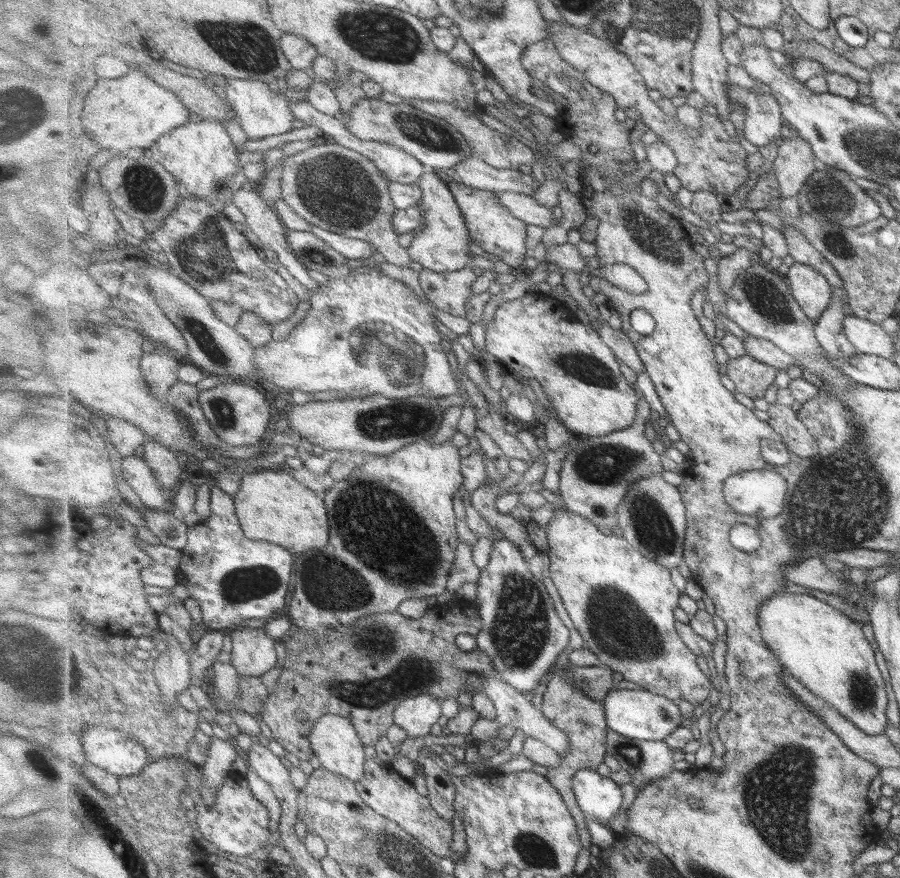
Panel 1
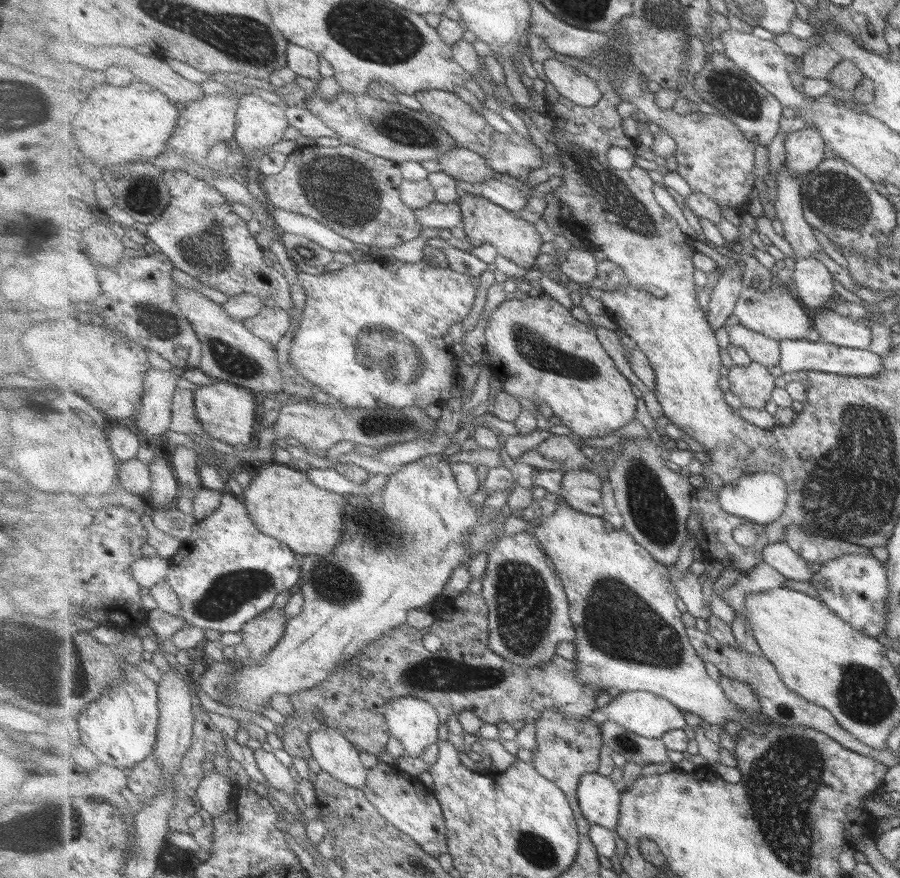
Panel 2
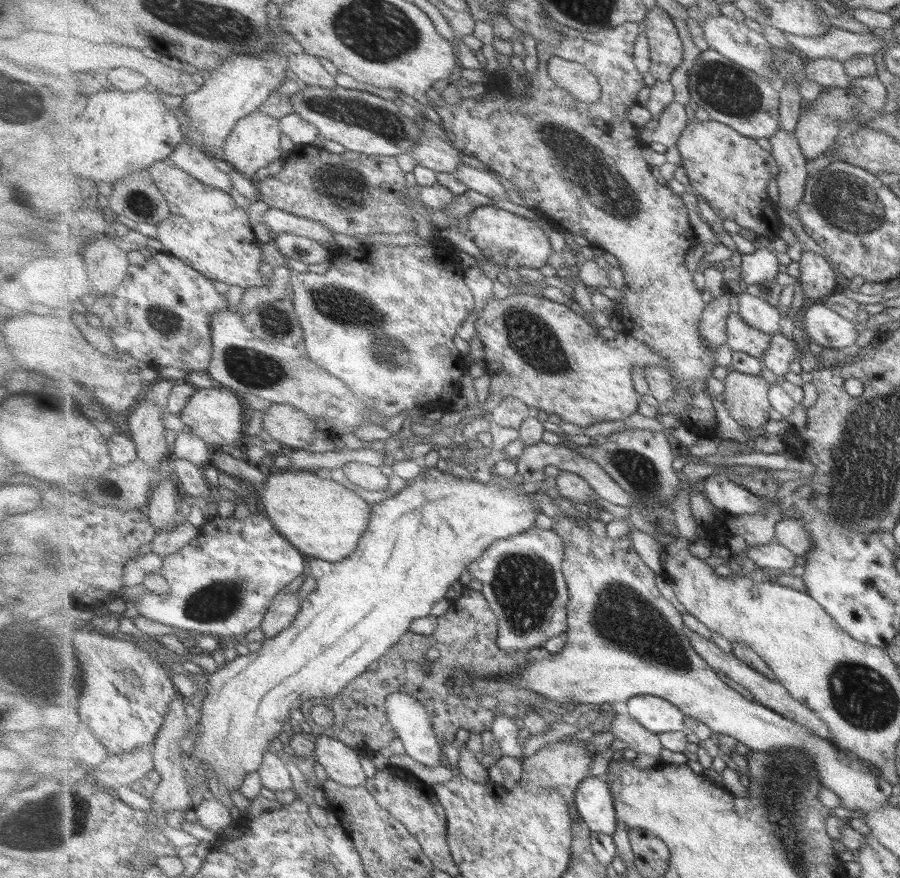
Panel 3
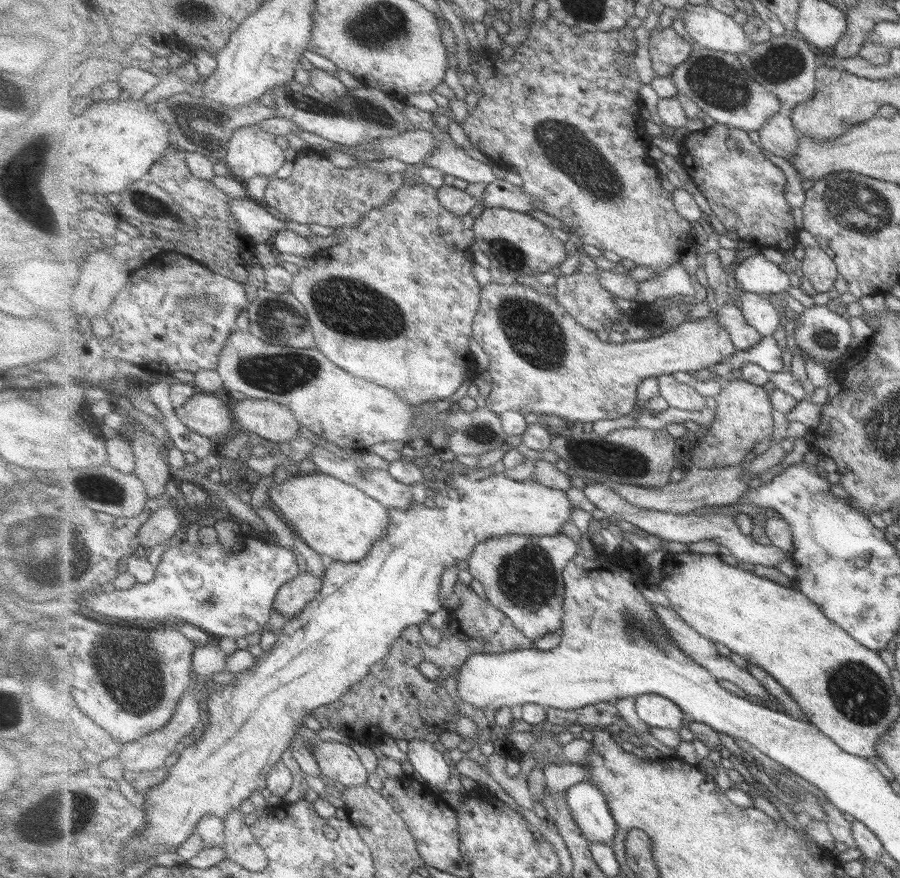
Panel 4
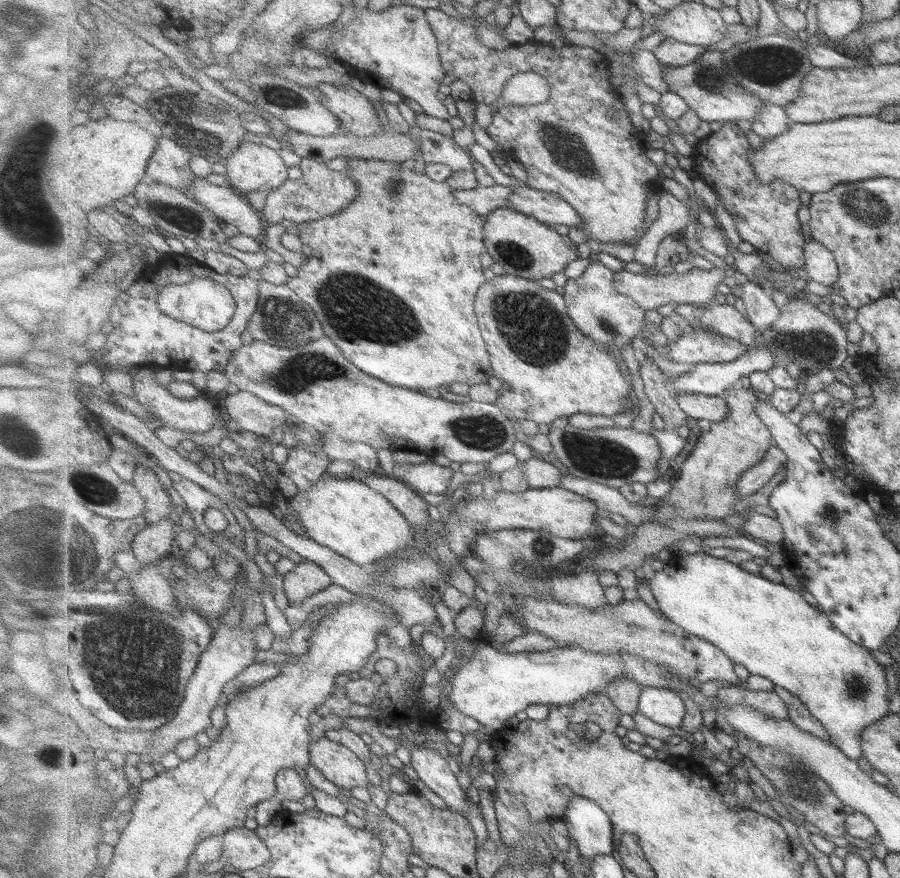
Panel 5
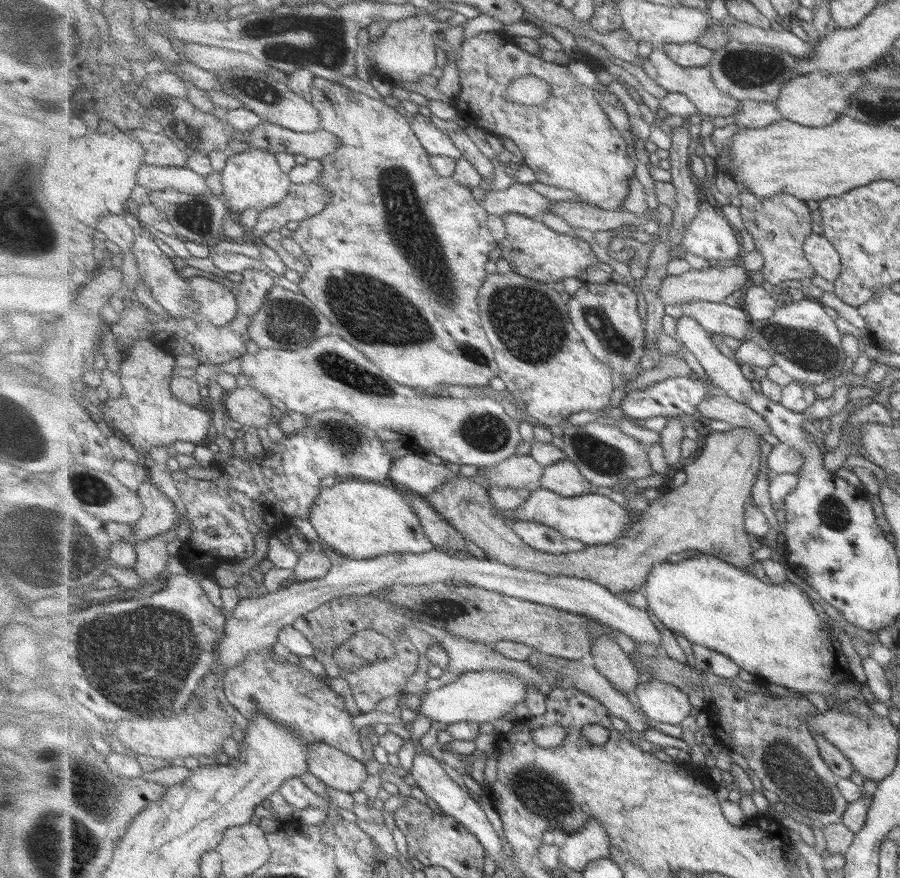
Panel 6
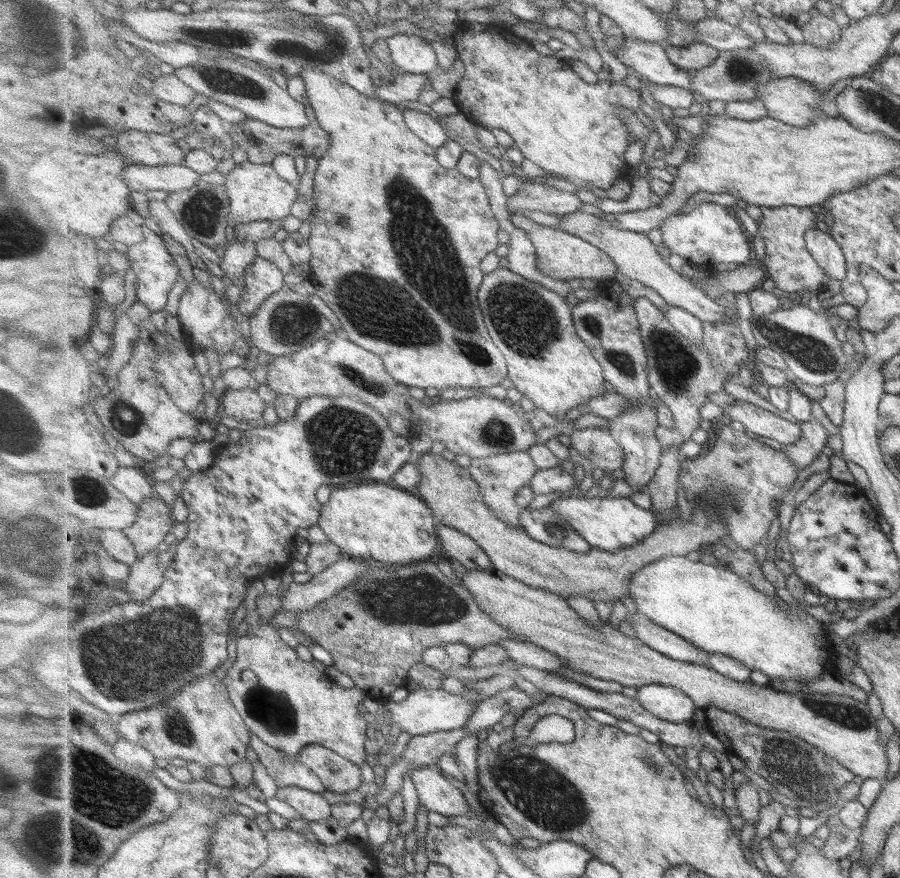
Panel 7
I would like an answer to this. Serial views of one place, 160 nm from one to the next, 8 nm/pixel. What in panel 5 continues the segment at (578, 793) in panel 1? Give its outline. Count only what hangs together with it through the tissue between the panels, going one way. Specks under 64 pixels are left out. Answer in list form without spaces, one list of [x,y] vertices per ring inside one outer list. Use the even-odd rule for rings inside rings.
[[[570,795],[564,823],[582,860],[590,862],[596,856],[616,853],[610,814],[589,798]]]

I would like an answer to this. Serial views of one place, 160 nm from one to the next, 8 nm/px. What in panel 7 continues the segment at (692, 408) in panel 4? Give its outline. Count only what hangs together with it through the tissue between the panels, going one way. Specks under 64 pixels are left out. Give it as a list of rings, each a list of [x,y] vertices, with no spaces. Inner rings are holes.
[[[737,401],[725,407],[724,416],[731,421],[740,422],[745,429],[759,437],[771,438],[784,447],[795,446],[802,438],[802,425],[799,422],[788,415],[777,416],[749,402]]]

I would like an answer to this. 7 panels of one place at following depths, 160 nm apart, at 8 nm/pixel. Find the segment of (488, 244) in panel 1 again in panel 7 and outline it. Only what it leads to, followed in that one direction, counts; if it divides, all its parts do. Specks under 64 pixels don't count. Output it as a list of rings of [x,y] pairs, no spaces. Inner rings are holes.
[[[519,213],[512,215],[512,221],[522,228],[531,237],[537,254],[537,268],[555,280],[582,279],[584,281],[597,282],[599,280],[621,280],[615,261],[611,259],[603,249],[597,248],[590,241],[583,240],[578,236],[565,232],[559,228],[539,225]]]

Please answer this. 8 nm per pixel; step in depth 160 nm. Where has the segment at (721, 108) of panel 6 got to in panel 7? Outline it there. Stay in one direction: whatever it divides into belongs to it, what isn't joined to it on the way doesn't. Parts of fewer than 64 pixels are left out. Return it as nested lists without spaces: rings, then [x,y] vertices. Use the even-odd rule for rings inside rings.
[[[625,38],[624,43],[618,46],[616,54],[613,55],[649,82],[694,91],[691,82],[692,72],[677,67],[668,57],[663,43]]]

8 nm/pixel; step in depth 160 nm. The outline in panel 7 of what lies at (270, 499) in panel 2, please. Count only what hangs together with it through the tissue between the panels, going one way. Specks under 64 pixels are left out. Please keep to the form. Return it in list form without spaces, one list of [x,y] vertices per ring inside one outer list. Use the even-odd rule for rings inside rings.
[[[375,483],[361,488],[339,488],[333,492],[327,506],[321,507],[322,515],[318,525],[327,536],[327,541],[321,544],[311,544],[310,552],[306,559],[307,572],[312,575],[323,572],[331,564],[337,562],[343,555],[357,560],[378,560],[385,566],[409,565],[413,562],[428,560],[439,546],[440,538],[436,528],[437,521],[430,505],[415,491],[399,489],[391,483]]]

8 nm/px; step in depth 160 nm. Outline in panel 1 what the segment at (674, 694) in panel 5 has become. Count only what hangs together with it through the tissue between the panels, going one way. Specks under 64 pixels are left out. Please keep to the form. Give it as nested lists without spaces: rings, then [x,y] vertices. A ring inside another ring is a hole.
[[[613,690],[606,696],[603,703],[610,730],[623,734],[627,738],[653,740],[653,742],[665,741],[673,731],[686,724],[680,706],[675,701],[647,690]]]

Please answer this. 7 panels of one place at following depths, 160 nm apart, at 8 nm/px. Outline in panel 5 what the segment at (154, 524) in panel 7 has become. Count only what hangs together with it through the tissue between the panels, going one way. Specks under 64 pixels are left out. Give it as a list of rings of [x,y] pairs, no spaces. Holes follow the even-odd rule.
[[[138,463],[134,474],[134,485],[146,500],[144,517],[149,525],[169,518],[173,504],[166,487],[159,482],[157,473],[150,467]]]

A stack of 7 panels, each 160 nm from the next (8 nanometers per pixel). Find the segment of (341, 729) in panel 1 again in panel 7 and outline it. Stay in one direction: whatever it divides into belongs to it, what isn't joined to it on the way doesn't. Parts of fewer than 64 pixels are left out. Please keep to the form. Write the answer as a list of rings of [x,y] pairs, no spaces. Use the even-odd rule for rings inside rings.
[[[322,745],[306,747],[298,755],[297,761],[313,770],[327,791],[339,795],[350,794],[364,784],[362,769],[357,764]]]

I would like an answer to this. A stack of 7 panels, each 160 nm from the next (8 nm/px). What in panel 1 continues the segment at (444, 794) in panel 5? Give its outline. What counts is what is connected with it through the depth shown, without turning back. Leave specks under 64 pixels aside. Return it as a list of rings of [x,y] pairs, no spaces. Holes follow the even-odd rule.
[[[420,694],[400,701],[394,713],[394,723],[401,727],[408,738],[424,738],[432,735],[434,724],[439,722],[442,703],[430,694]]]

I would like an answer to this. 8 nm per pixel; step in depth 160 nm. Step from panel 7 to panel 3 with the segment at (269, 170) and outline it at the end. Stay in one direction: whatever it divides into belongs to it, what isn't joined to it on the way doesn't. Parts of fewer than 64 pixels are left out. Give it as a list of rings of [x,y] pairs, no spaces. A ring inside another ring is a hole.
[[[256,110],[249,116],[242,118],[223,145],[224,162],[246,177],[256,179],[258,171],[270,166],[277,159],[282,158],[280,119],[267,116]]]

